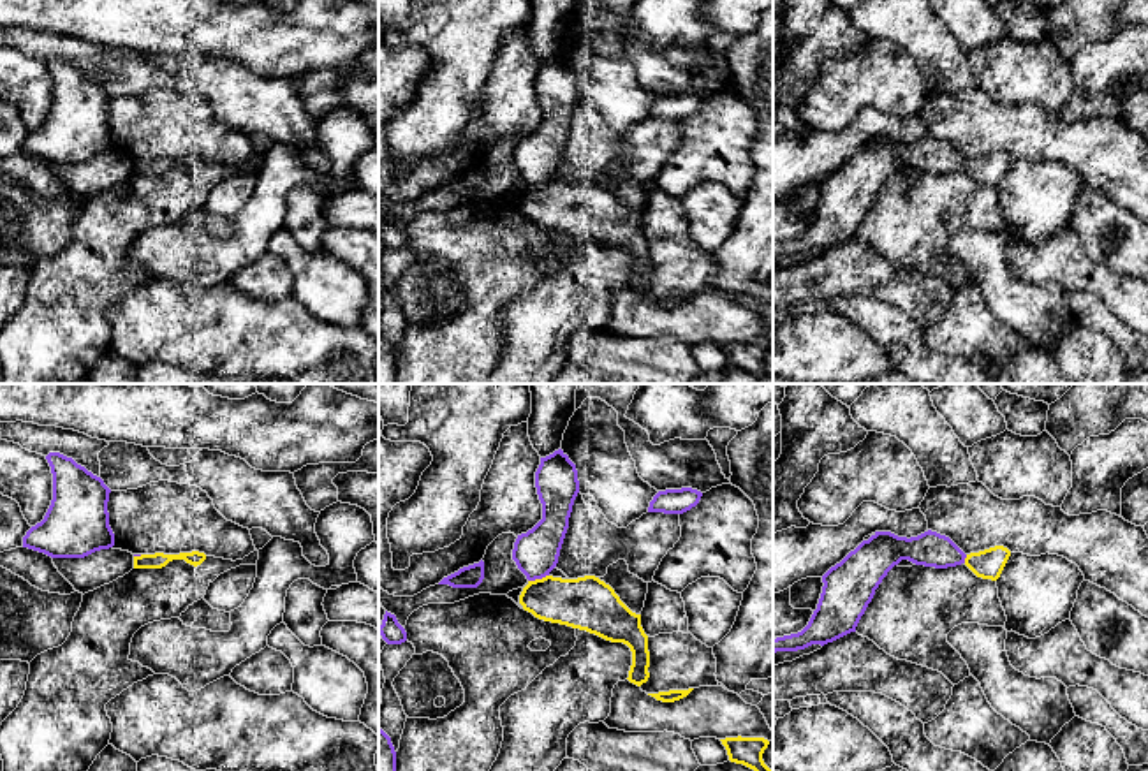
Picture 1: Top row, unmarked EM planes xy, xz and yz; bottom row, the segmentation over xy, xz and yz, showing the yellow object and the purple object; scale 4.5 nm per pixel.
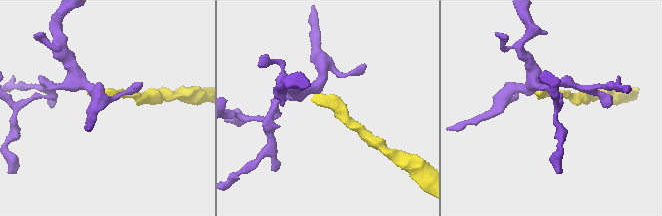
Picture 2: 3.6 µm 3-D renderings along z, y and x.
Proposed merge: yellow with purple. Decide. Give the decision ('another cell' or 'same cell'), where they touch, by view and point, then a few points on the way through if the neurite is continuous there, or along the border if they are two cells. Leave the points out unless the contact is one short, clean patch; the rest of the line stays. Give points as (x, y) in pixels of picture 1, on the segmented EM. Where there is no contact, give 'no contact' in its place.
another cell | xz (537, 580) | along xz (548, 574), (529, 581)

